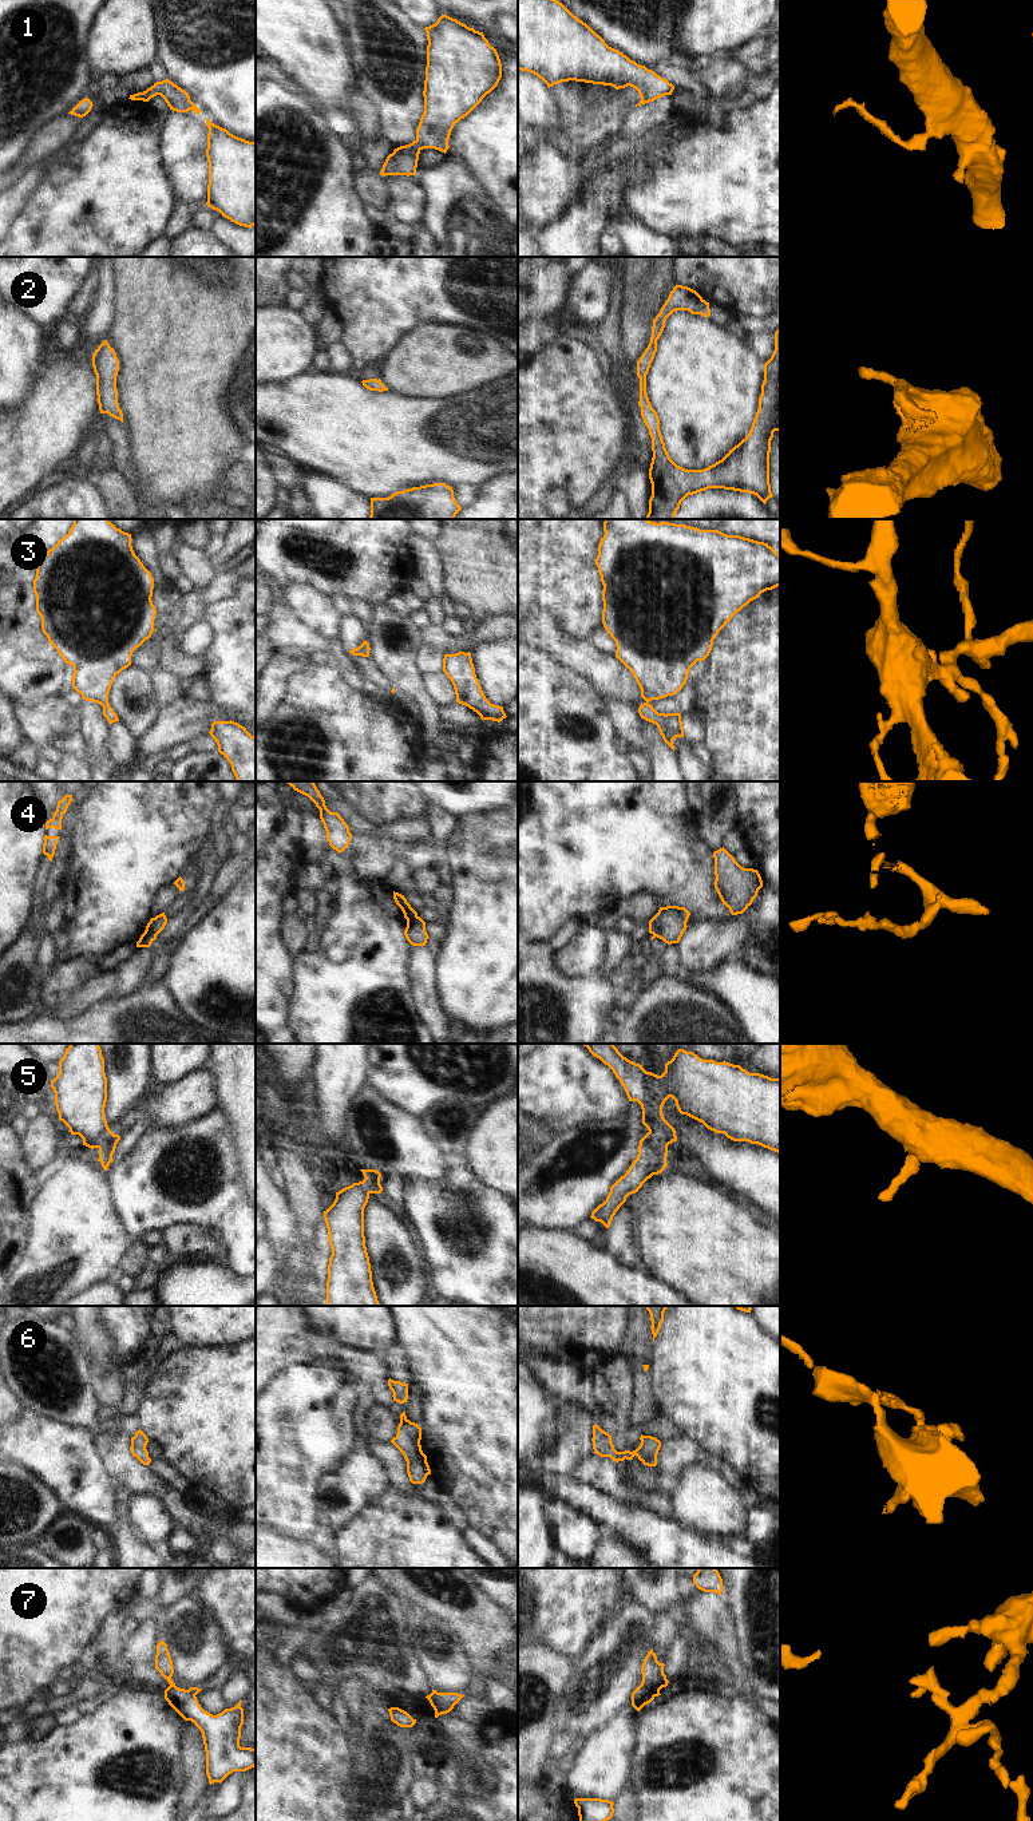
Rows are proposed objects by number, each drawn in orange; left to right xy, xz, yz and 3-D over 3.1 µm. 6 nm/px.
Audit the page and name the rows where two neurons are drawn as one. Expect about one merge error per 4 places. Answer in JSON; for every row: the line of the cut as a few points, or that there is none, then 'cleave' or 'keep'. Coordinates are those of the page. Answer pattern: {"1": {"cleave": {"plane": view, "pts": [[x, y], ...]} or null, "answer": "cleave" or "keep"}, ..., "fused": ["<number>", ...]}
{"1": {"cleave": null, "answer": "keep"}, "2": {"cleave": null, "answer": "keep"}, "3": {"cleave": null, "answer": "keep"}, "4": {"cleave": {"plane": "xz", "pts": [[418, 917], [407, 922]]}, "answer": "cleave"}, "5": {"cleave": {"plane": "yz", "pts": [[649, 1131], [660, 1135], [667, 1145]]}, "answer": "cleave"}, "6": {"cleave": null, "answer": "keep"}, "7": {"cleave": {"plane": "yz", "pts": [[641, 1683], [654, 1695]]}, "answer": "cleave"}, "fused": ["4", "5", "7"]}

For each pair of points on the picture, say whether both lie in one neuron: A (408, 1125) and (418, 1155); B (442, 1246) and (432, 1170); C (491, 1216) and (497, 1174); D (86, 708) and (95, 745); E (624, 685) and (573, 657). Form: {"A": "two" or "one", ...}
{"A": "one", "B": "two", "C": "two", "D": "one", "E": "one"}

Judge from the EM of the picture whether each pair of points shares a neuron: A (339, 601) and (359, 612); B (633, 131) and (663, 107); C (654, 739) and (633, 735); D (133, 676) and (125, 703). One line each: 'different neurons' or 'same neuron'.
A: same neuron
B: same neuron
C: different neurons
D: same neuron

